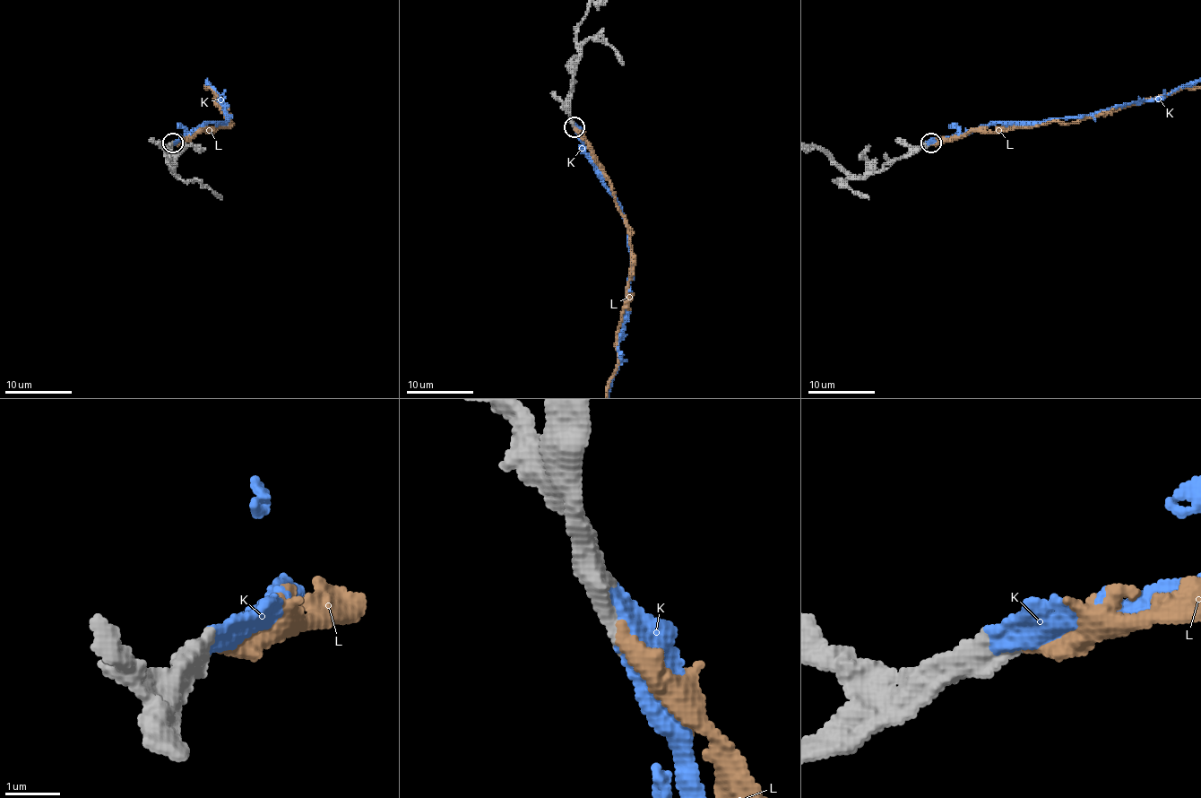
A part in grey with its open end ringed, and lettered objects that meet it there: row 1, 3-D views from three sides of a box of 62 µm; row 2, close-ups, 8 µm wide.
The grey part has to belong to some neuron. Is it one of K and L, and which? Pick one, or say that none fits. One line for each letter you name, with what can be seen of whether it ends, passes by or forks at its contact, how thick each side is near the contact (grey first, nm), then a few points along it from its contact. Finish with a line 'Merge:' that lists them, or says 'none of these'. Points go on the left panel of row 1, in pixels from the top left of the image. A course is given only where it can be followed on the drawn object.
K: it ends there; 480 nm thick on the grey side, 360 nm on the other
Merge: K

